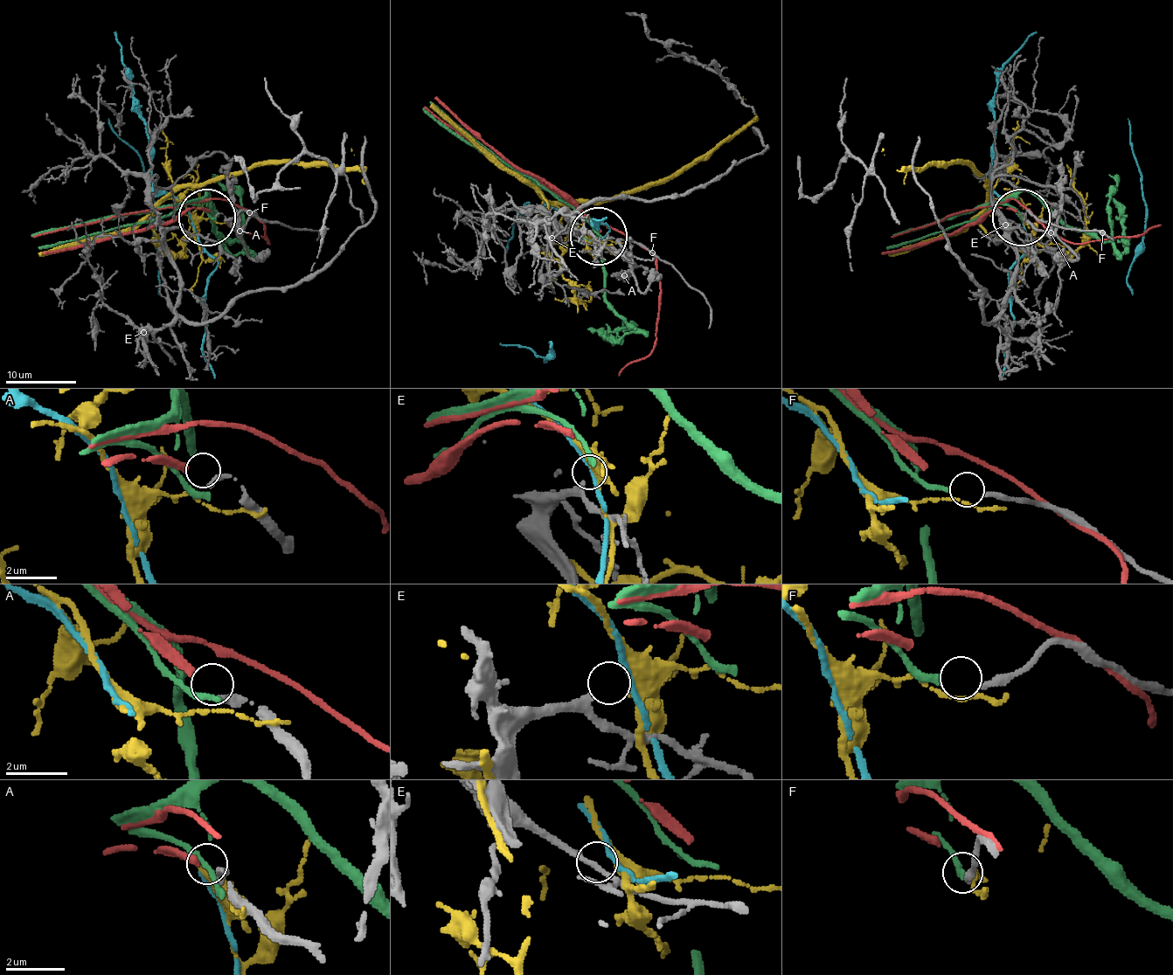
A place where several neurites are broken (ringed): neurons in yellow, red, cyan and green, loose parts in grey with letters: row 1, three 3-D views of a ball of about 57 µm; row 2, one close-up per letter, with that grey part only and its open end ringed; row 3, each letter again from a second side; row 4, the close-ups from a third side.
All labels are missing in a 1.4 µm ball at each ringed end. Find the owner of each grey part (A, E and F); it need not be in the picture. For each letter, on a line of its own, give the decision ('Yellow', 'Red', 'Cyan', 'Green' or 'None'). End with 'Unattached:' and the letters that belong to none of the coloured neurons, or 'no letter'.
A: Red
E: None
F: Green
Unattached: E

